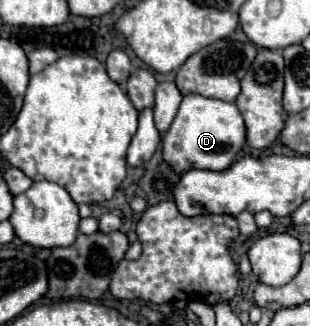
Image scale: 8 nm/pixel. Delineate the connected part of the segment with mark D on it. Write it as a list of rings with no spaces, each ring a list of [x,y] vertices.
[[[185,95],[169,131],[163,137],[163,159],[175,173],[189,169],[227,169],[245,143],[245,121],[235,103],[207,99],[203,95]]]

